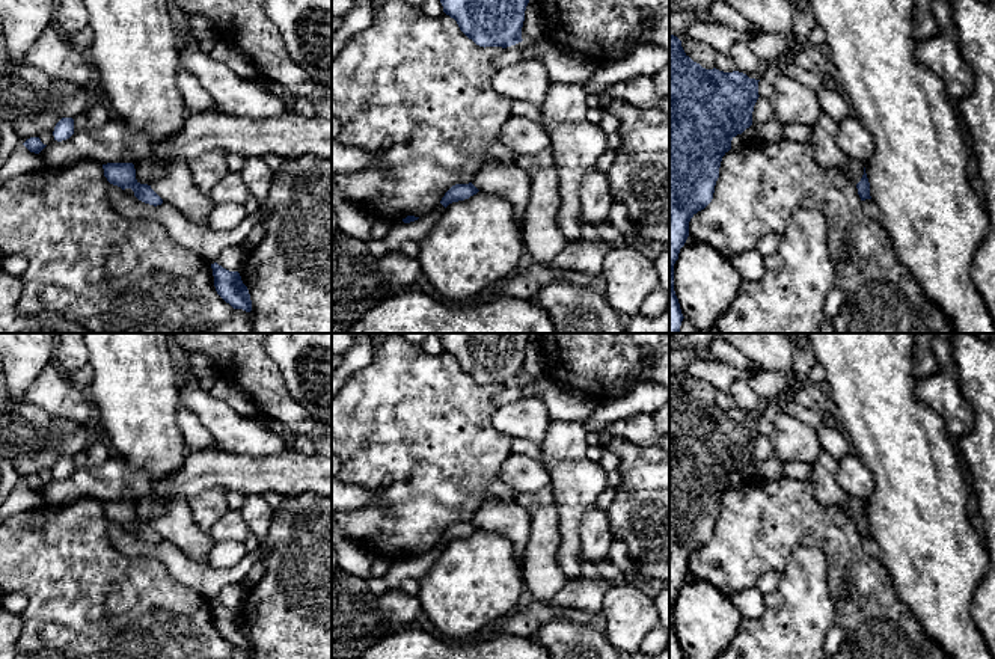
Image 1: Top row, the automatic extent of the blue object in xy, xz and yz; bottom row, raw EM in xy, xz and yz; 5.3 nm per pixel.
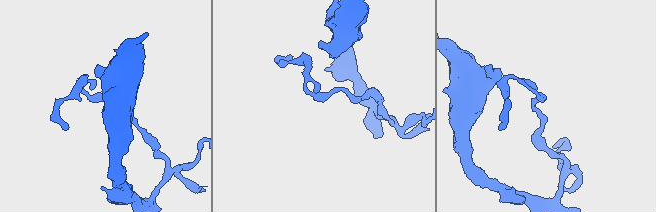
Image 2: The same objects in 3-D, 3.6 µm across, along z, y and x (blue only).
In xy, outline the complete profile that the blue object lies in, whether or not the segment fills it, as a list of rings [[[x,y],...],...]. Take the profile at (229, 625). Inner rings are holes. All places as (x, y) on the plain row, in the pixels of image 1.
[[[211,602],[214,624],[217,632],[229,641],[234,647],[252,648],[252,638],[247,624],[243,621],[238,609],[229,609],[219,603]]]

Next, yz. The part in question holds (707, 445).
[[[669,372],[669,659],[683,659],[674,629],[674,602],[689,575],[689,559],[713,537],[722,495],[731,478],[752,463],[758,419],[746,412],[706,407]]]

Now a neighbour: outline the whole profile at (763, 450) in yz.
[[[758,434],[752,449],[752,464],[773,457],[773,446],[767,436]]]

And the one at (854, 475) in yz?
[[[853,449],[838,460],[837,483],[846,493],[864,502],[874,487],[873,472]]]

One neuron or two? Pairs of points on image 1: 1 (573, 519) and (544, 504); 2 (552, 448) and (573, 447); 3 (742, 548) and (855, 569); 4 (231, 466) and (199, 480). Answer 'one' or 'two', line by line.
1: two
2: one
3: one
4: one

